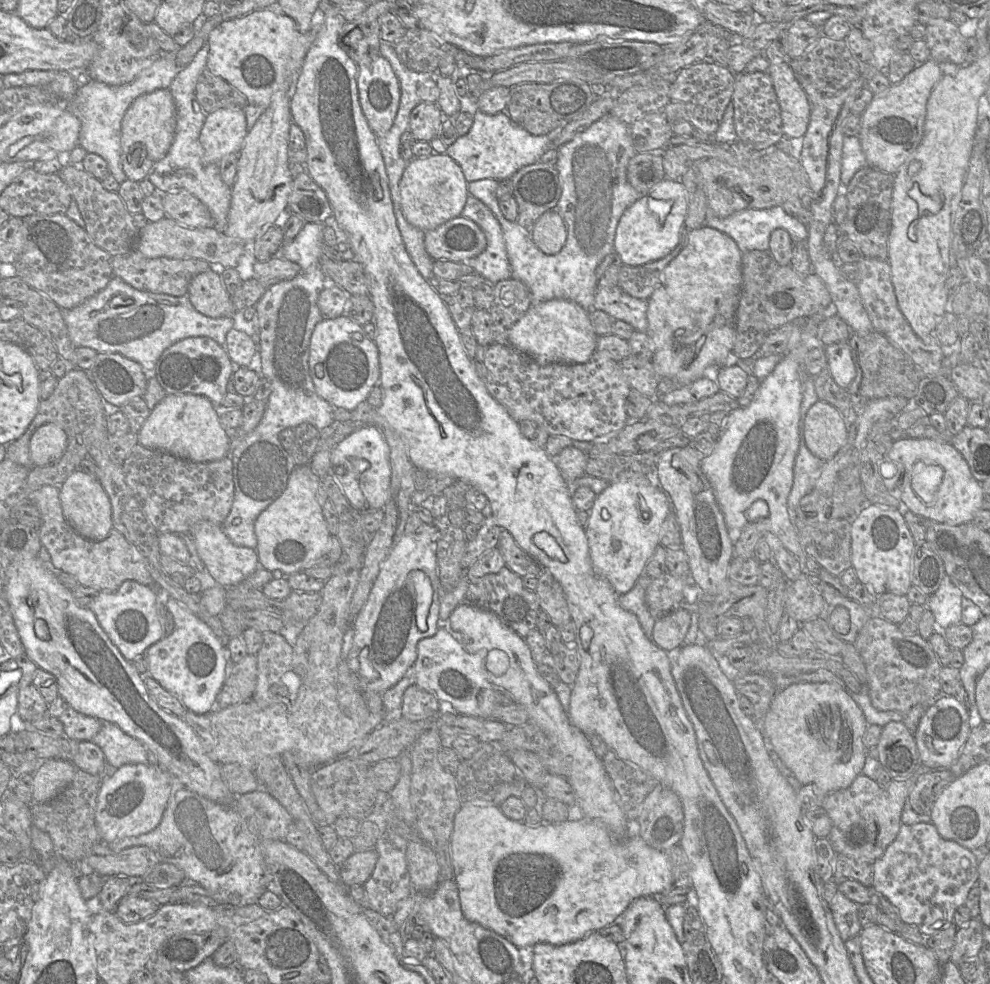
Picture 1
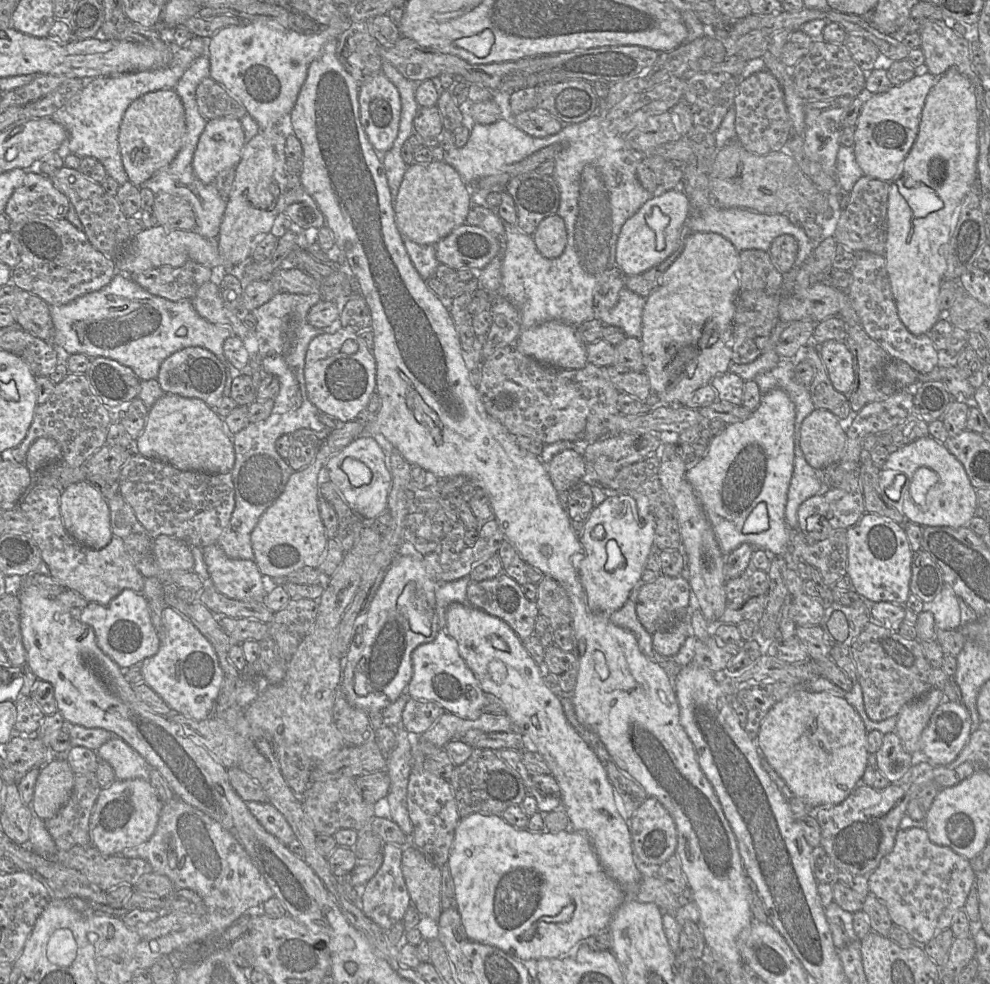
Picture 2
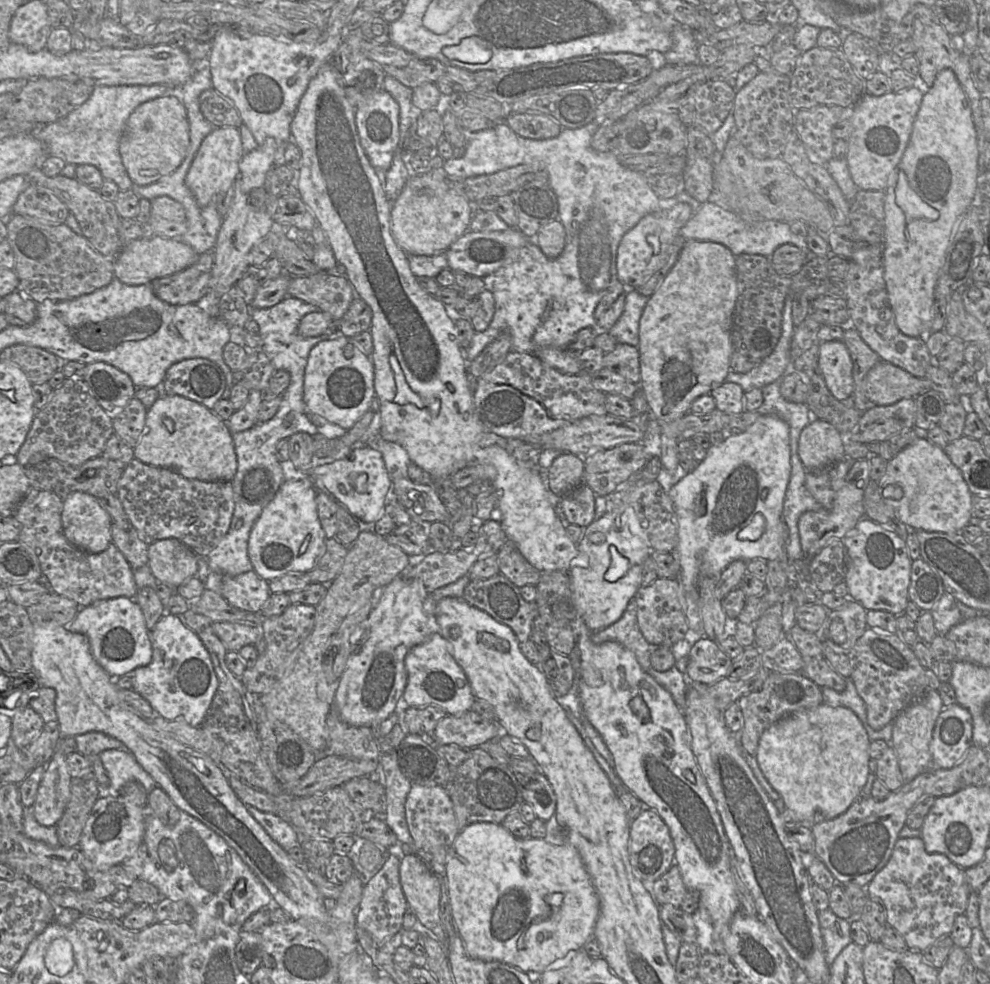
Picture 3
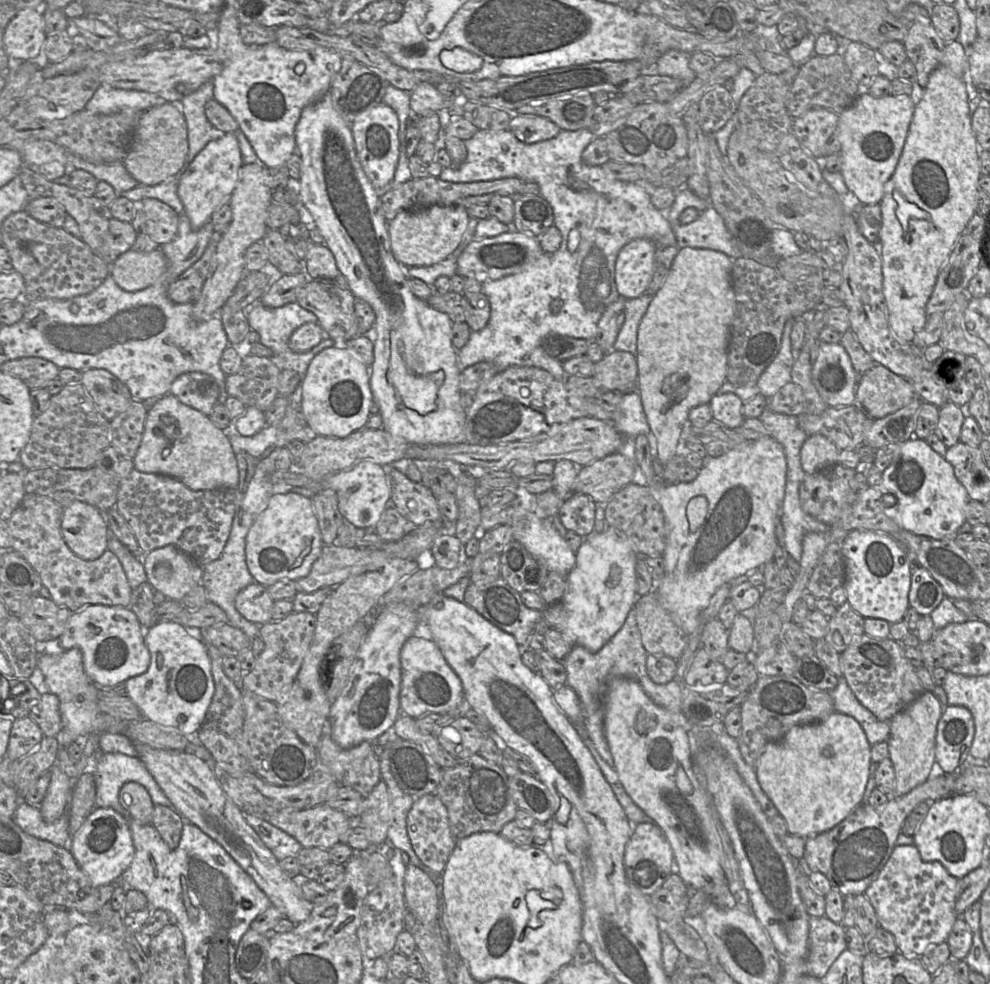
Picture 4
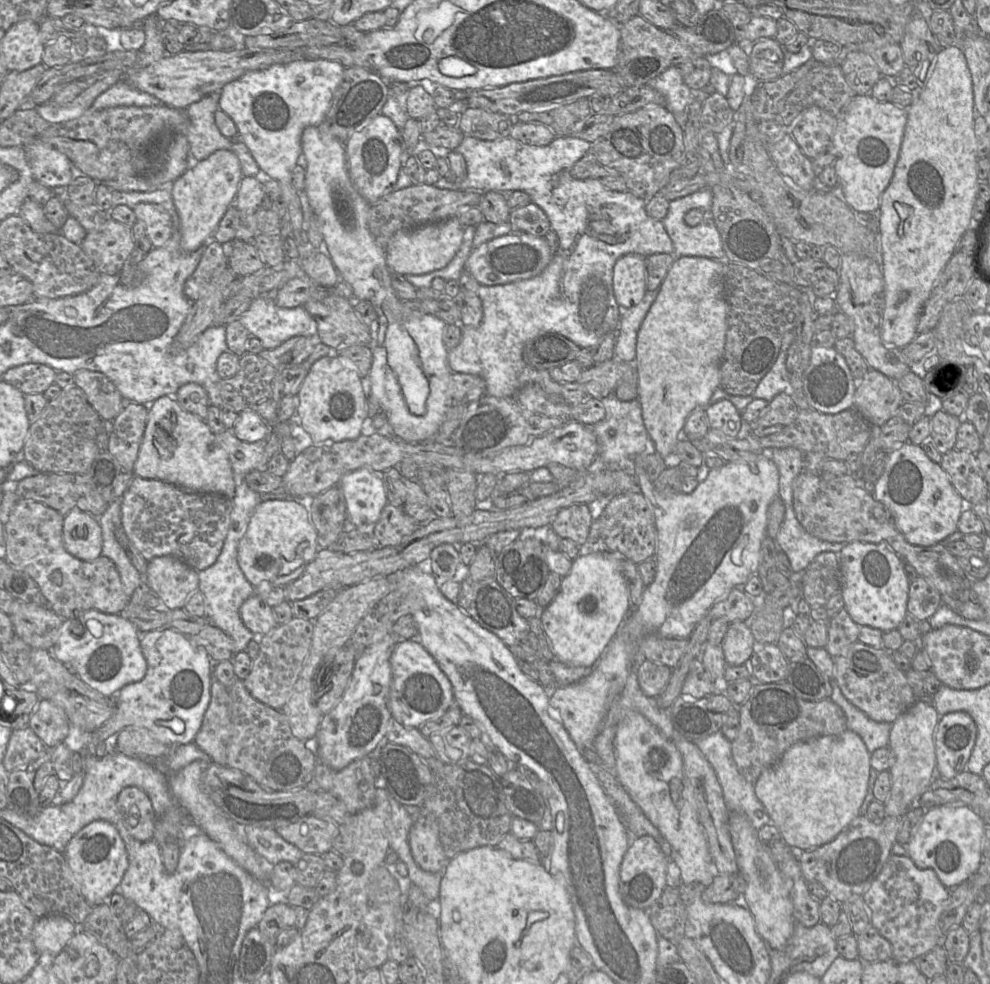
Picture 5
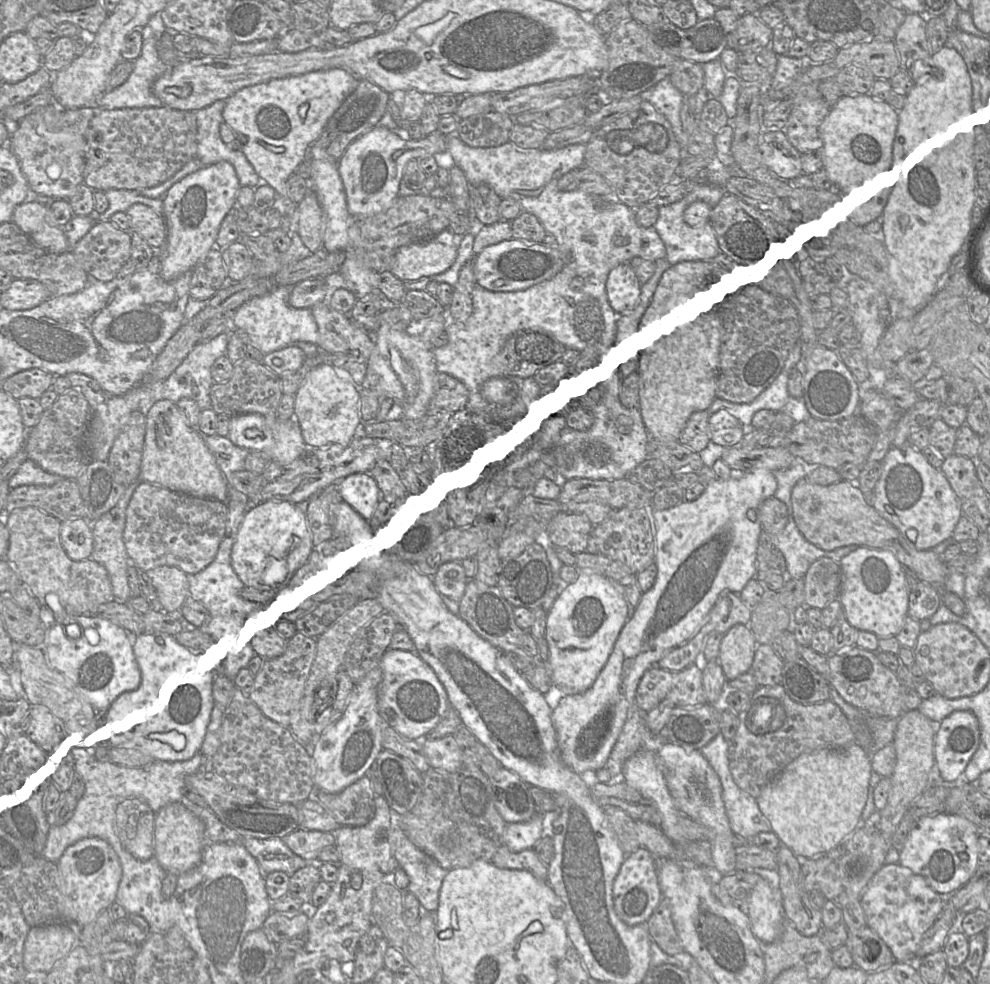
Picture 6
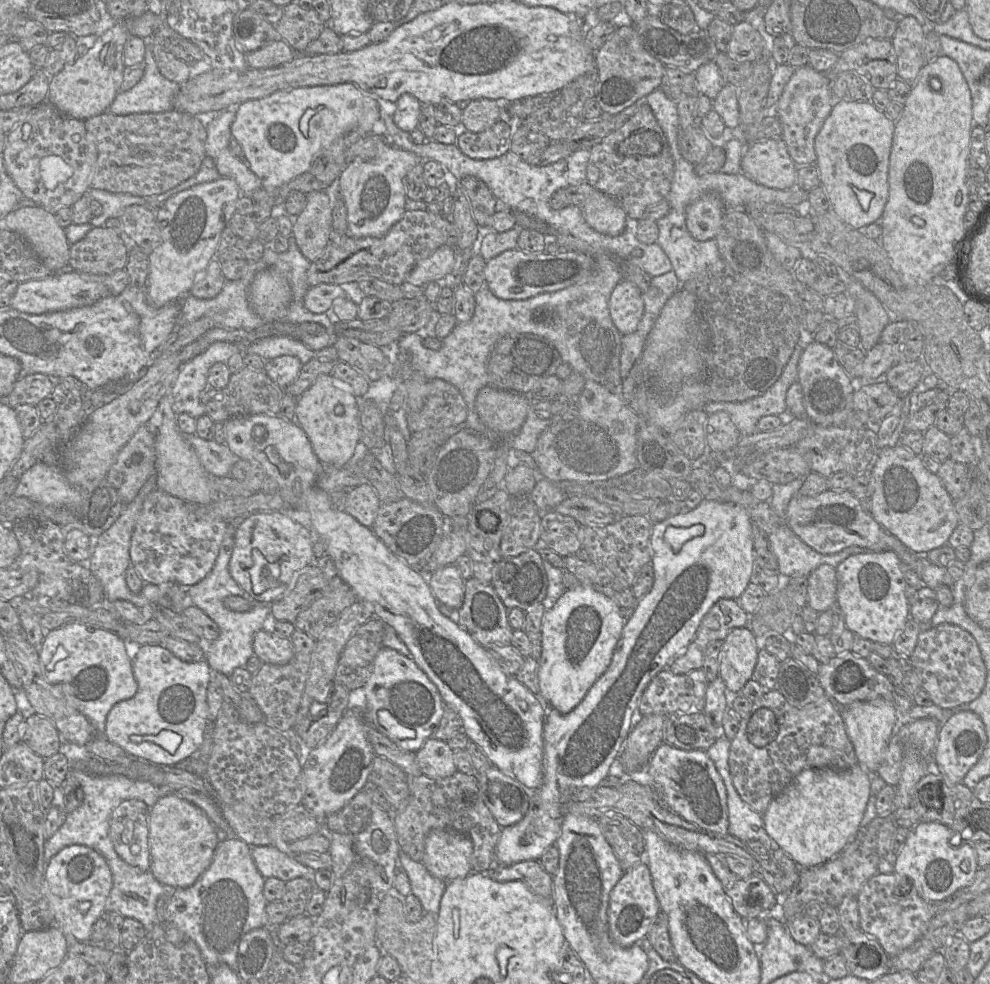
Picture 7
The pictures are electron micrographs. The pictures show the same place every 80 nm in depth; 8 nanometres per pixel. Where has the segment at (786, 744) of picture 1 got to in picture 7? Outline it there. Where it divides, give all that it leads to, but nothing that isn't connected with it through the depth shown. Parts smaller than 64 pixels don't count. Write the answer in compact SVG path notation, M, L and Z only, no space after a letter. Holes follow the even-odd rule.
M859 764L843 770L806 769L800 772L770 803L763 814L764 827L775 845L786 852L799 868L821 865L855 840L870 797L871 776Z

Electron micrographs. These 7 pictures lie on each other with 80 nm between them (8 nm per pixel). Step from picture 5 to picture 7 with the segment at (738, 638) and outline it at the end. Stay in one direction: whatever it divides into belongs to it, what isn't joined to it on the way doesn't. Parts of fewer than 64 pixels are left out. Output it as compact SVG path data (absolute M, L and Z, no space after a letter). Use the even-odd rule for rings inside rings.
M749 626L732 629L723 640L720 652L719 676L726 689L734 695L739 695L748 681L753 679L758 661L759 642Z

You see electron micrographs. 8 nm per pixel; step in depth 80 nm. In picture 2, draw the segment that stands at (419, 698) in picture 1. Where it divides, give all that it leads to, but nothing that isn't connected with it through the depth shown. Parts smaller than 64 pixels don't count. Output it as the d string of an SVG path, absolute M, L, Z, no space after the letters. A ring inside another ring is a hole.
M408 698L401 714L401 727L413 737L420 736L443 714L444 709L430 700Z

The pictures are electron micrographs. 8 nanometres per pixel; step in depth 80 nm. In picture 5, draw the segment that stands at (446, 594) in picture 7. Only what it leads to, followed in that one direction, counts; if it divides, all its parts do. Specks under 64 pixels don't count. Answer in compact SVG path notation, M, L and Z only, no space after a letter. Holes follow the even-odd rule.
M441 544L432 550L430 559L437 587L447 581L461 583L466 577L466 567L460 559L459 547Z

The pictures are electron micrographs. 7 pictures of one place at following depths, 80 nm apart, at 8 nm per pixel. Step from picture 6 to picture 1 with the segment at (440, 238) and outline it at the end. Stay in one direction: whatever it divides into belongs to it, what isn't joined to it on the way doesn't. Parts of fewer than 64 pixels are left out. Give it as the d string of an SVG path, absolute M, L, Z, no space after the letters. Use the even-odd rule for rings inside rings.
M434 152L427 158L413 158L407 162L399 183L400 205L405 219L422 231L428 231L461 216L469 194L467 183L461 167L446 153Z

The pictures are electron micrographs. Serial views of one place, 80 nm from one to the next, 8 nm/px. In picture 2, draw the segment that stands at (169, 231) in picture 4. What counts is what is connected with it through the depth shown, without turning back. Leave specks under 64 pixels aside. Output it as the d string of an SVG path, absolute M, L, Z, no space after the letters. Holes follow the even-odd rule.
M169 193L156 194L152 206L158 224L170 230L194 230L195 214L183 198Z

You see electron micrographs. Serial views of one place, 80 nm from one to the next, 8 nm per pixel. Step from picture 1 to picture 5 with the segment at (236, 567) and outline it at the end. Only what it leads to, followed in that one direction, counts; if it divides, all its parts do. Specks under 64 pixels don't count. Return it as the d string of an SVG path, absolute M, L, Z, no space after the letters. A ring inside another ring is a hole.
M255 592L243 602L239 612L245 626L256 637L268 633L277 625L273 608Z

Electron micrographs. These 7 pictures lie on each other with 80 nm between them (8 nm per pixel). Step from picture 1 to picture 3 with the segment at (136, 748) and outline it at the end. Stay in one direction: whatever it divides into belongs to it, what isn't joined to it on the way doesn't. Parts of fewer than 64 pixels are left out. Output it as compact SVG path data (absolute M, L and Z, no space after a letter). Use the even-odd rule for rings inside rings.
M108 749L98 755L109 776L109 785L100 788L101 796L118 796L120 789L129 782L137 782L146 792L156 786L152 776L137 762L128 749Z

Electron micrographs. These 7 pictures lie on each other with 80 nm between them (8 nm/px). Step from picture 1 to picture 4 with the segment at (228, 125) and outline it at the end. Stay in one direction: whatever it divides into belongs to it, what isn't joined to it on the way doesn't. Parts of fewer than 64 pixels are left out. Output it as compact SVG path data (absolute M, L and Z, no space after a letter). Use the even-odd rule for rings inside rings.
M234 132L224 133L218 139L209 141L195 156L181 175L177 189L193 230L200 229L211 220L216 209L231 199L242 164L239 143Z

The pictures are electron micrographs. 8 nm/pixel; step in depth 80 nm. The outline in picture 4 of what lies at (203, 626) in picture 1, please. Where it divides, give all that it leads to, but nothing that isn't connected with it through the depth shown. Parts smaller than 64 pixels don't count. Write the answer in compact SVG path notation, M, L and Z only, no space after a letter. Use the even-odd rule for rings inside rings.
M177 620L155 623L144 631L144 640L150 652L150 664L143 674L126 681L126 695L139 708L143 718L186 737L195 736L215 691L205 643Z

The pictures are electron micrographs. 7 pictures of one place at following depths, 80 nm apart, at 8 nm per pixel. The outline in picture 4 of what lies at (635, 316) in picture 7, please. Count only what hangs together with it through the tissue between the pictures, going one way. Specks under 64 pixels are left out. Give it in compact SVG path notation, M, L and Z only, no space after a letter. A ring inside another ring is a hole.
M635 239L618 253L615 282L619 295L625 299L643 295L652 280L655 255L660 248L648 239Z

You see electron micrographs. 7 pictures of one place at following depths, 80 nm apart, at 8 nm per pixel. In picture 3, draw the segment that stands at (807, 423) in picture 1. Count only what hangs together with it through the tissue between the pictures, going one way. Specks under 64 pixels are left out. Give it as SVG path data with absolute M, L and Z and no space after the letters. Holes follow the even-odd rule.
M813 418L801 431L799 457L807 471L818 471L844 458L845 436L830 422Z

